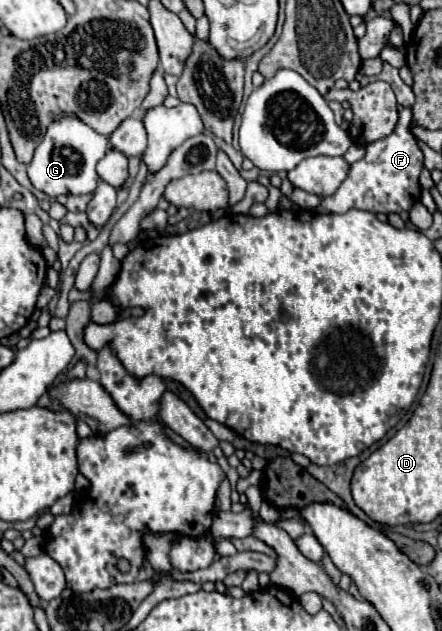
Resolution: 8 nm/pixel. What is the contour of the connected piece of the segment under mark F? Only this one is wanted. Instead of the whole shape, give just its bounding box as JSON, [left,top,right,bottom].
[317,108,423,213]

